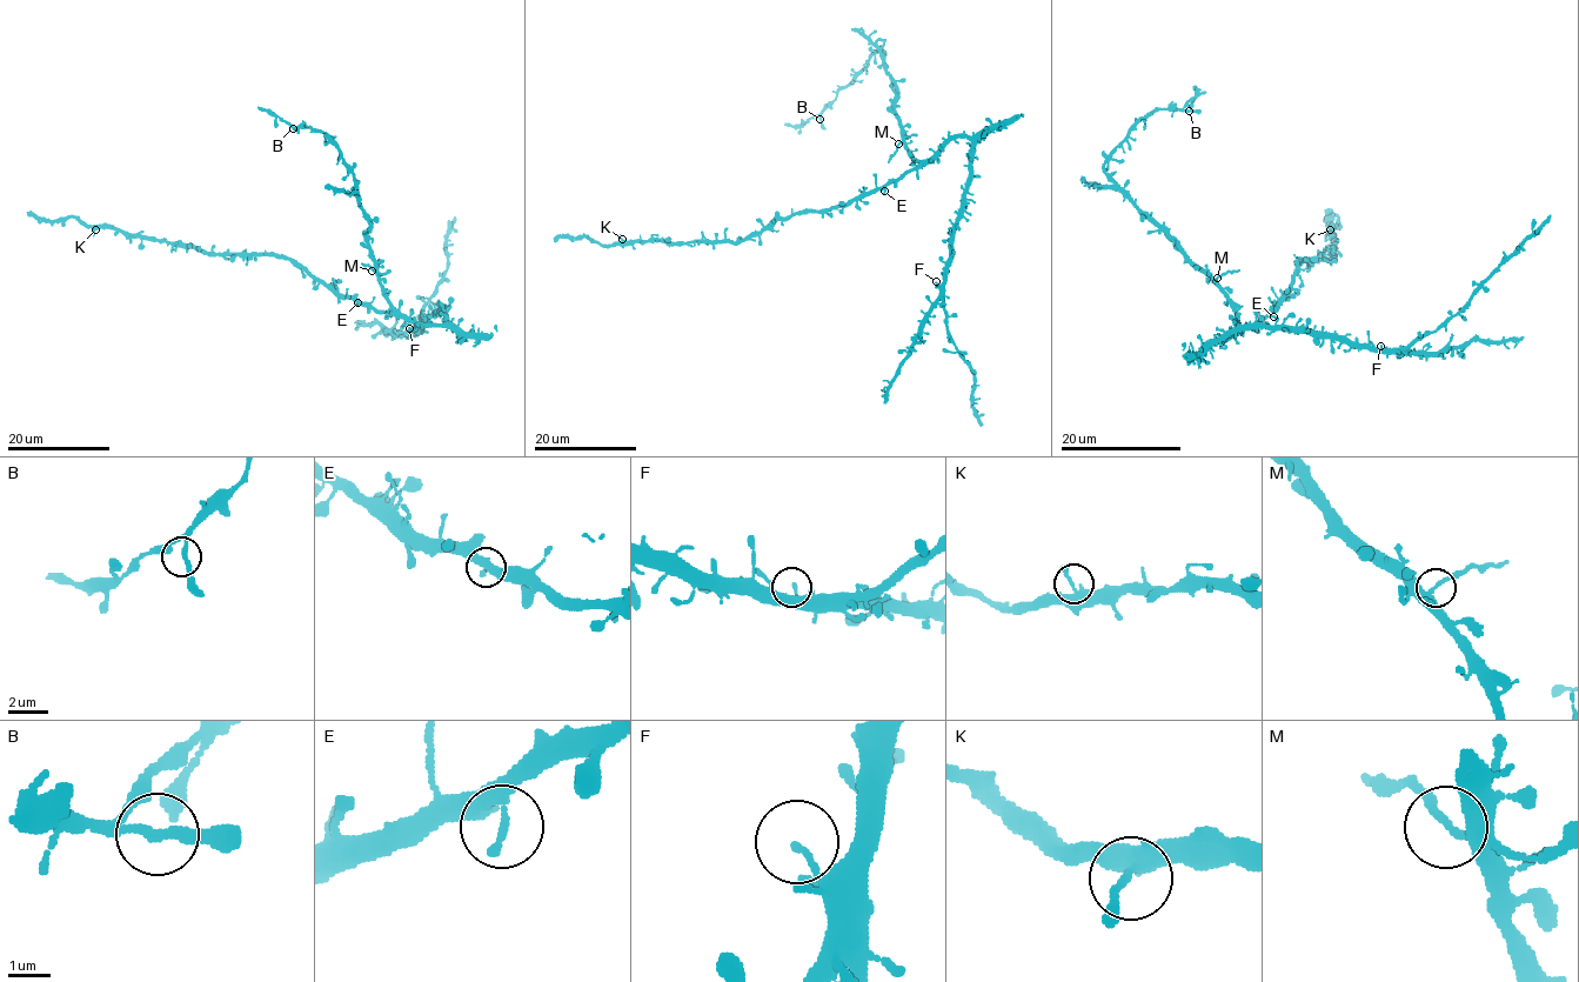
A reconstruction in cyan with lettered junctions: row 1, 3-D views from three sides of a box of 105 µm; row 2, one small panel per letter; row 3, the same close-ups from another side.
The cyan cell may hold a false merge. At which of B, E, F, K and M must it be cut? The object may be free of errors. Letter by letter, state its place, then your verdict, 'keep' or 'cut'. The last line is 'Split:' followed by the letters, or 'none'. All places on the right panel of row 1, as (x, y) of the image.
B: place (1189, 111); keep
E: place (1273, 316); keep
F: place (1380, 346); keep
K: place (1330, 229); keep
M: place (1217, 278); cut
Split: M

